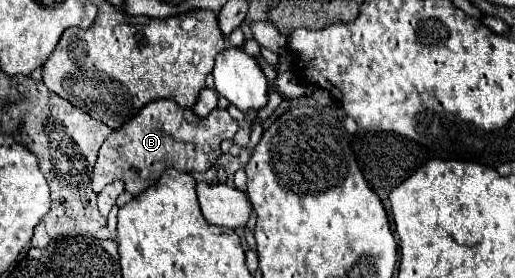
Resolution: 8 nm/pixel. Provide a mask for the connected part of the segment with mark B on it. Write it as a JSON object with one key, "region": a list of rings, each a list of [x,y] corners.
{"region":[[[173,99],[153,101],[105,139],[93,171],[93,191],[101,193],[105,185],[121,179],[131,195],[139,195],[161,177],[165,167],[183,173],[203,173],[221,157],[221,141],[233,139],[237,129],[239,125],[227,109],[213,109],[207,119],[201,121],[191,109],[181,109]]]}

